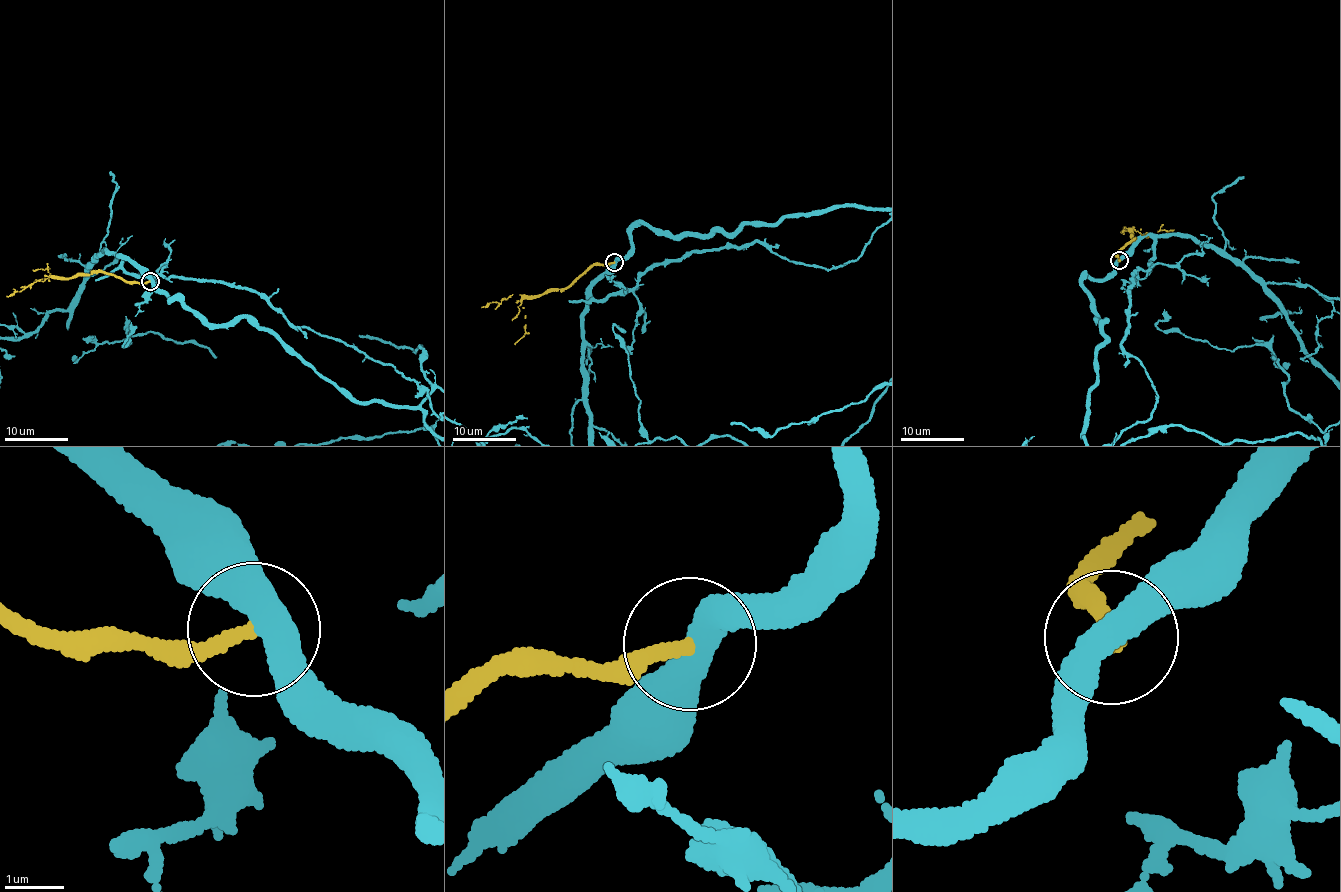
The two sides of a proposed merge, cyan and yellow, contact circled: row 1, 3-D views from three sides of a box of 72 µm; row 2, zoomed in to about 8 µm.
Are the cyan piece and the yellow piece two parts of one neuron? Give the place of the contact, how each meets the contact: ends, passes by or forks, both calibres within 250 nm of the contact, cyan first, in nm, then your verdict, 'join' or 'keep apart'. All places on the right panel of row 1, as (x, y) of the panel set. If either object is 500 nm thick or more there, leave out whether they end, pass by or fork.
at (1119, 260); cyan passes by; yellow ends there; 480 nm thick on the cyan side, 240 nm on the other; keep apart

